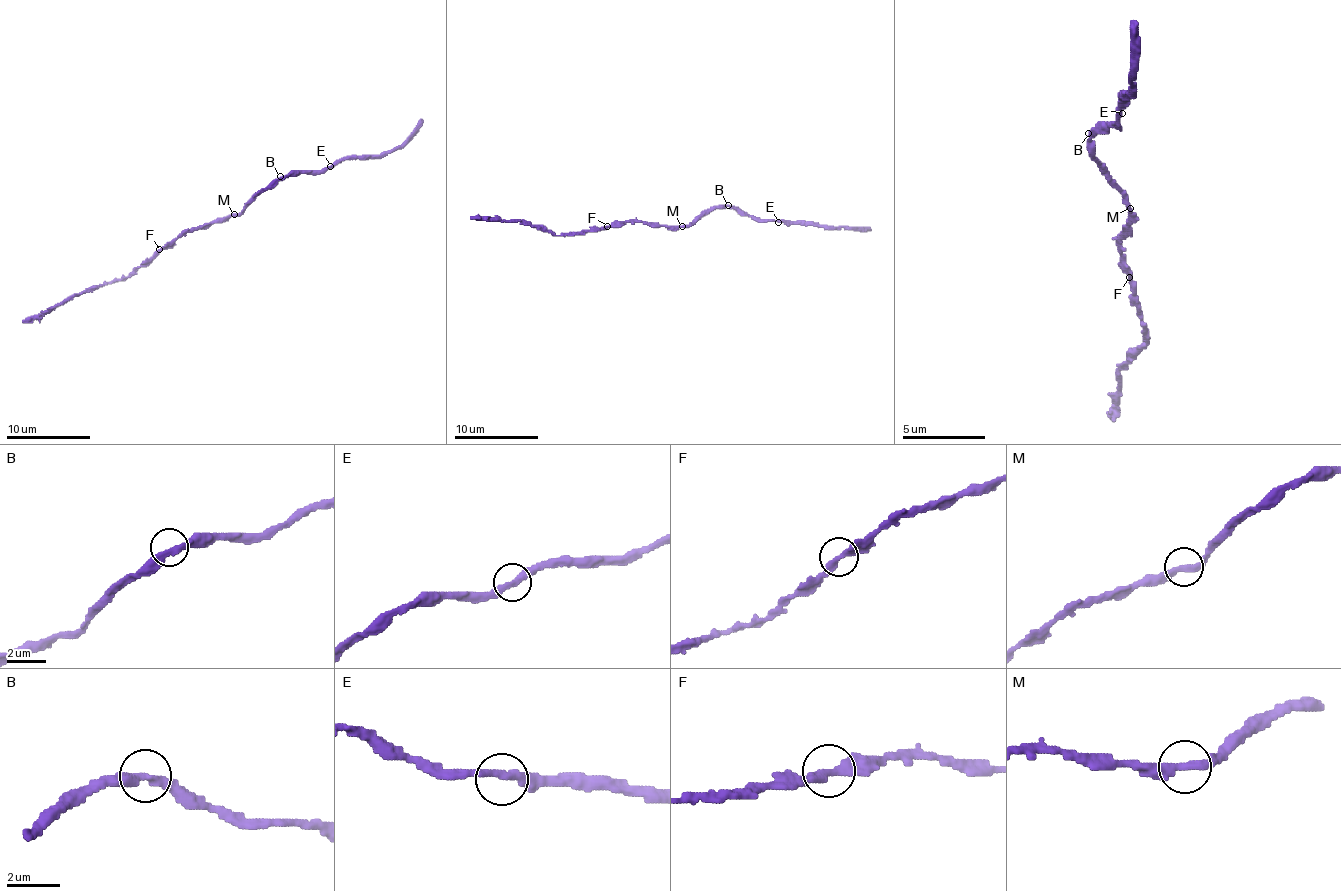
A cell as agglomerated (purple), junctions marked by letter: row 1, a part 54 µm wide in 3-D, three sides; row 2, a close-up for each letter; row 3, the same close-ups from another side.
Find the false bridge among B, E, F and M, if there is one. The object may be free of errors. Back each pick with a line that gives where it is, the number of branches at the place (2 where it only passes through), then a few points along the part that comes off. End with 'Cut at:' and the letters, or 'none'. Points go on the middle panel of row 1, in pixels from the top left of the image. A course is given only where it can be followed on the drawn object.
Cut at: none

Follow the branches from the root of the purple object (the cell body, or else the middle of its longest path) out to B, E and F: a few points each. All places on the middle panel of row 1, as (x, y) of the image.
B: (673, 226), (694, 224), (711, 209), (728, 205)
E: (673, 226), (694, 224), (711, 209), (728, 205), (762, 220), (778, 222)
F: (673, 226), (646, 222), (612, 222), (608, 226)

